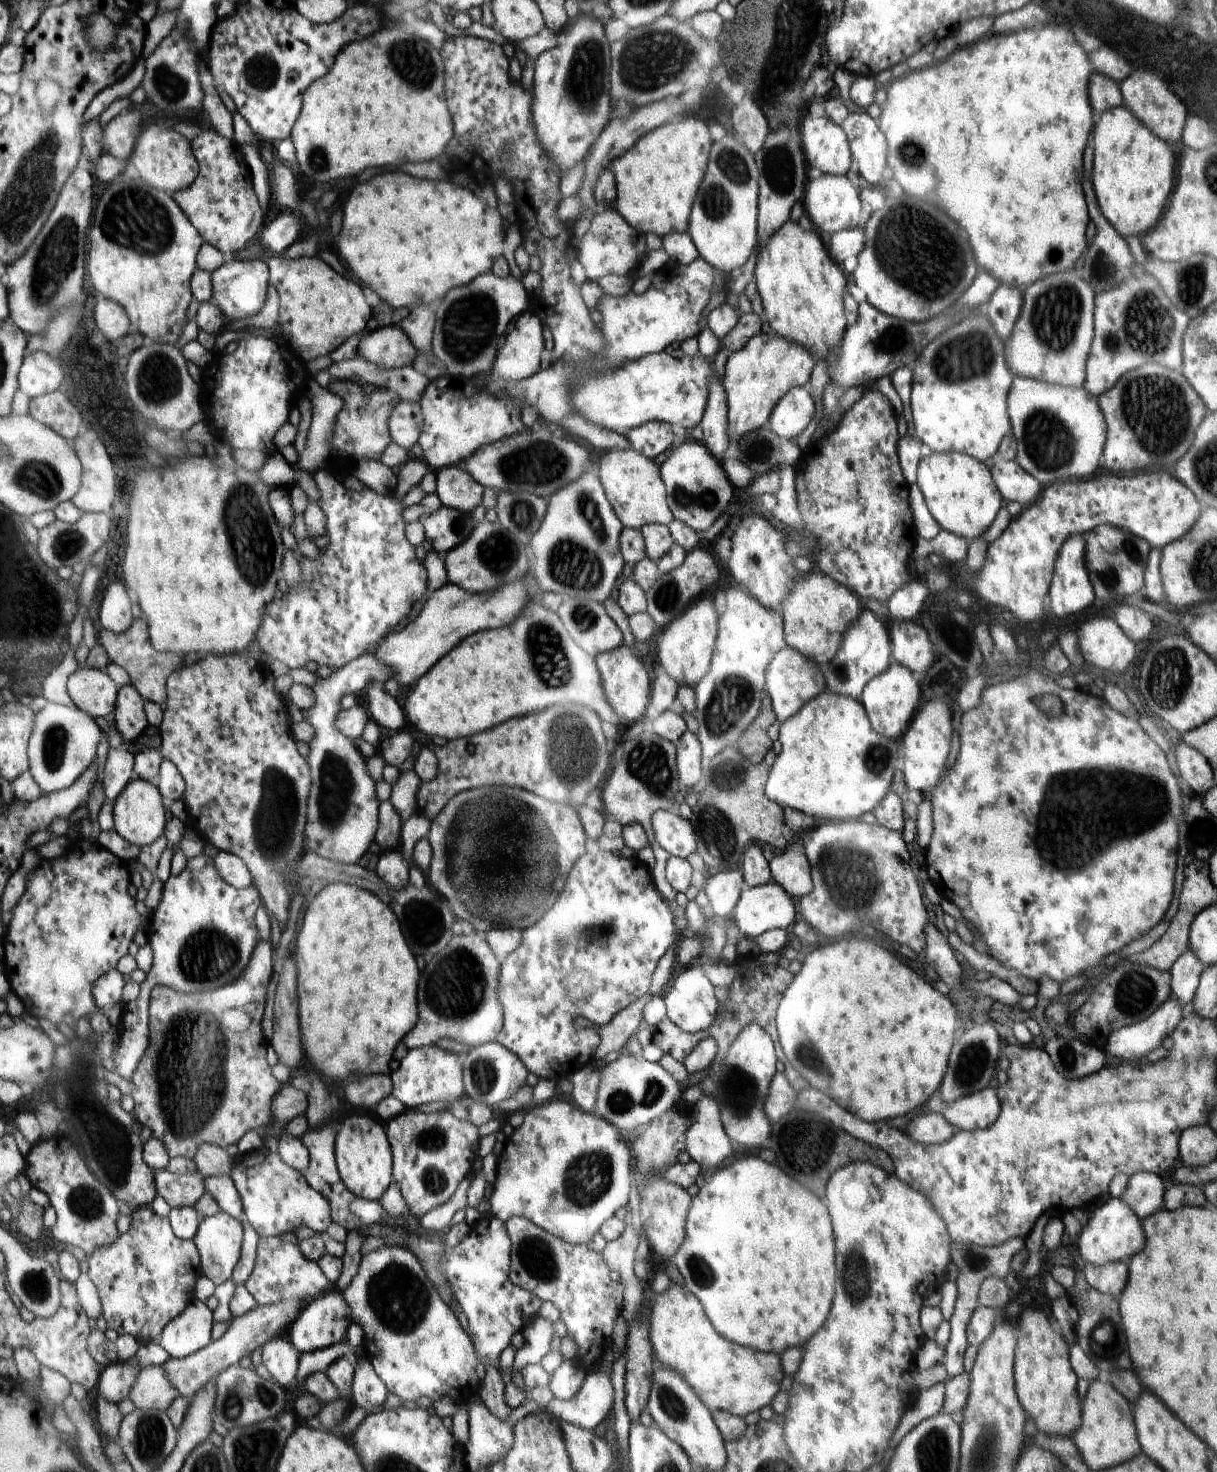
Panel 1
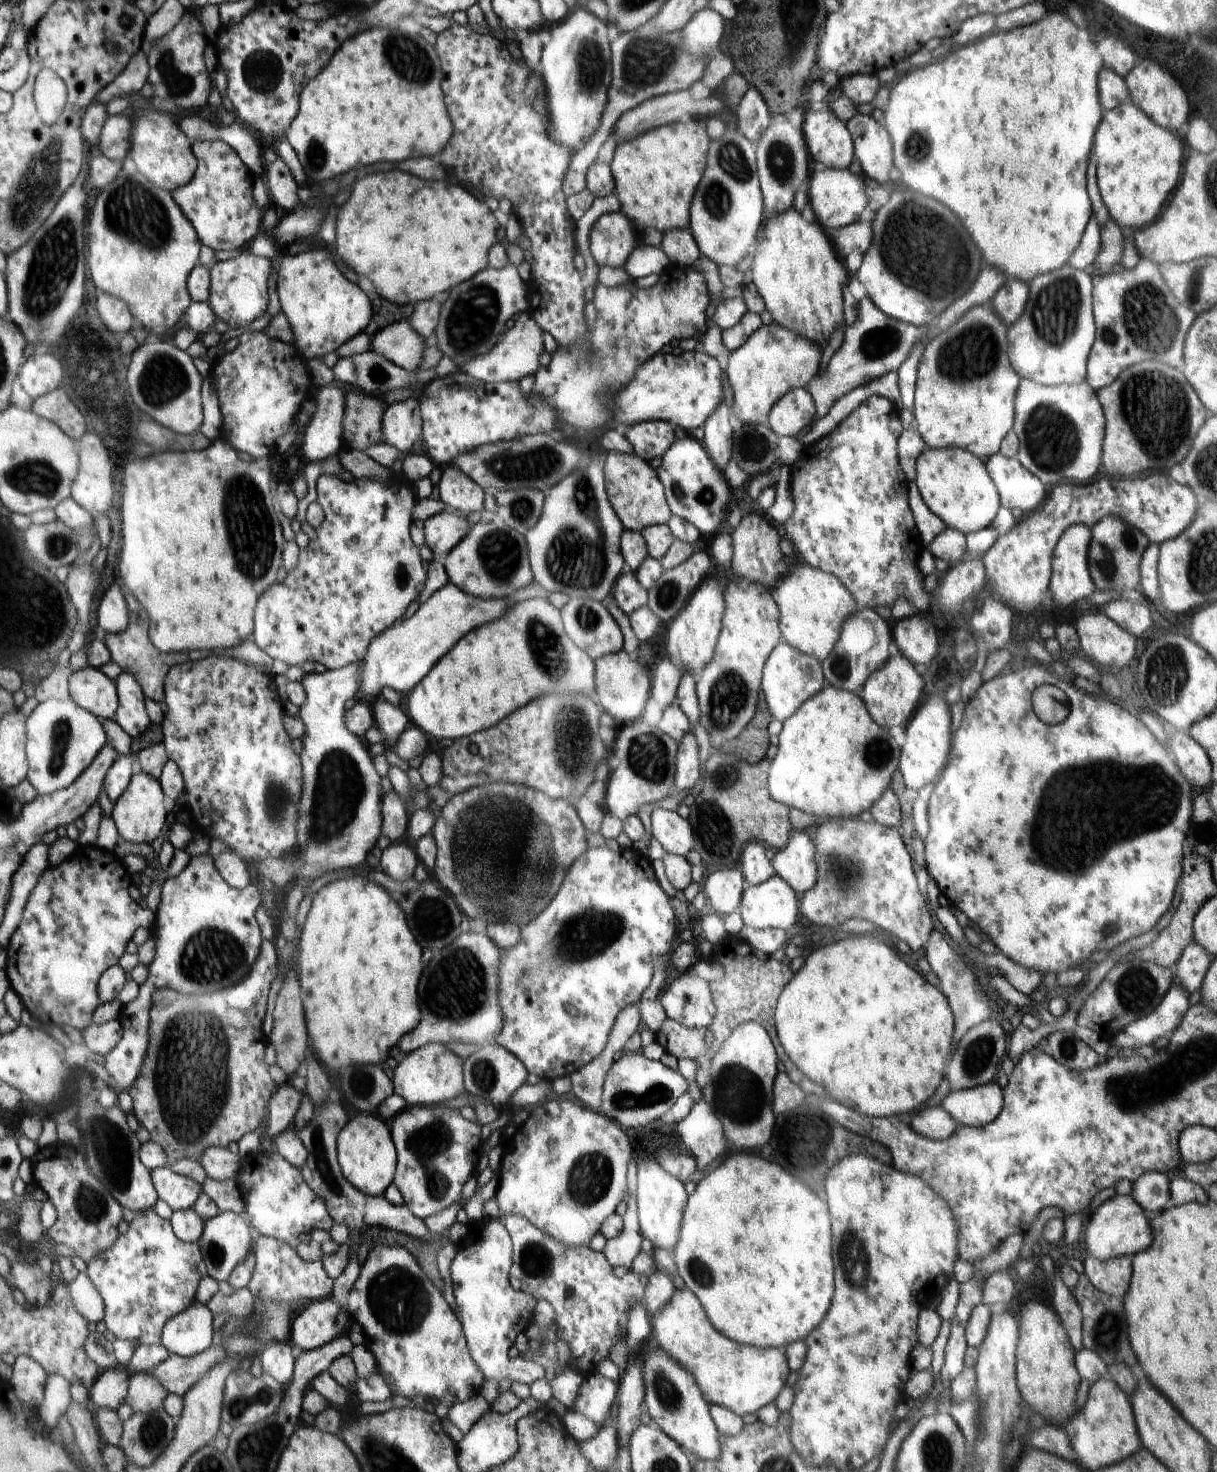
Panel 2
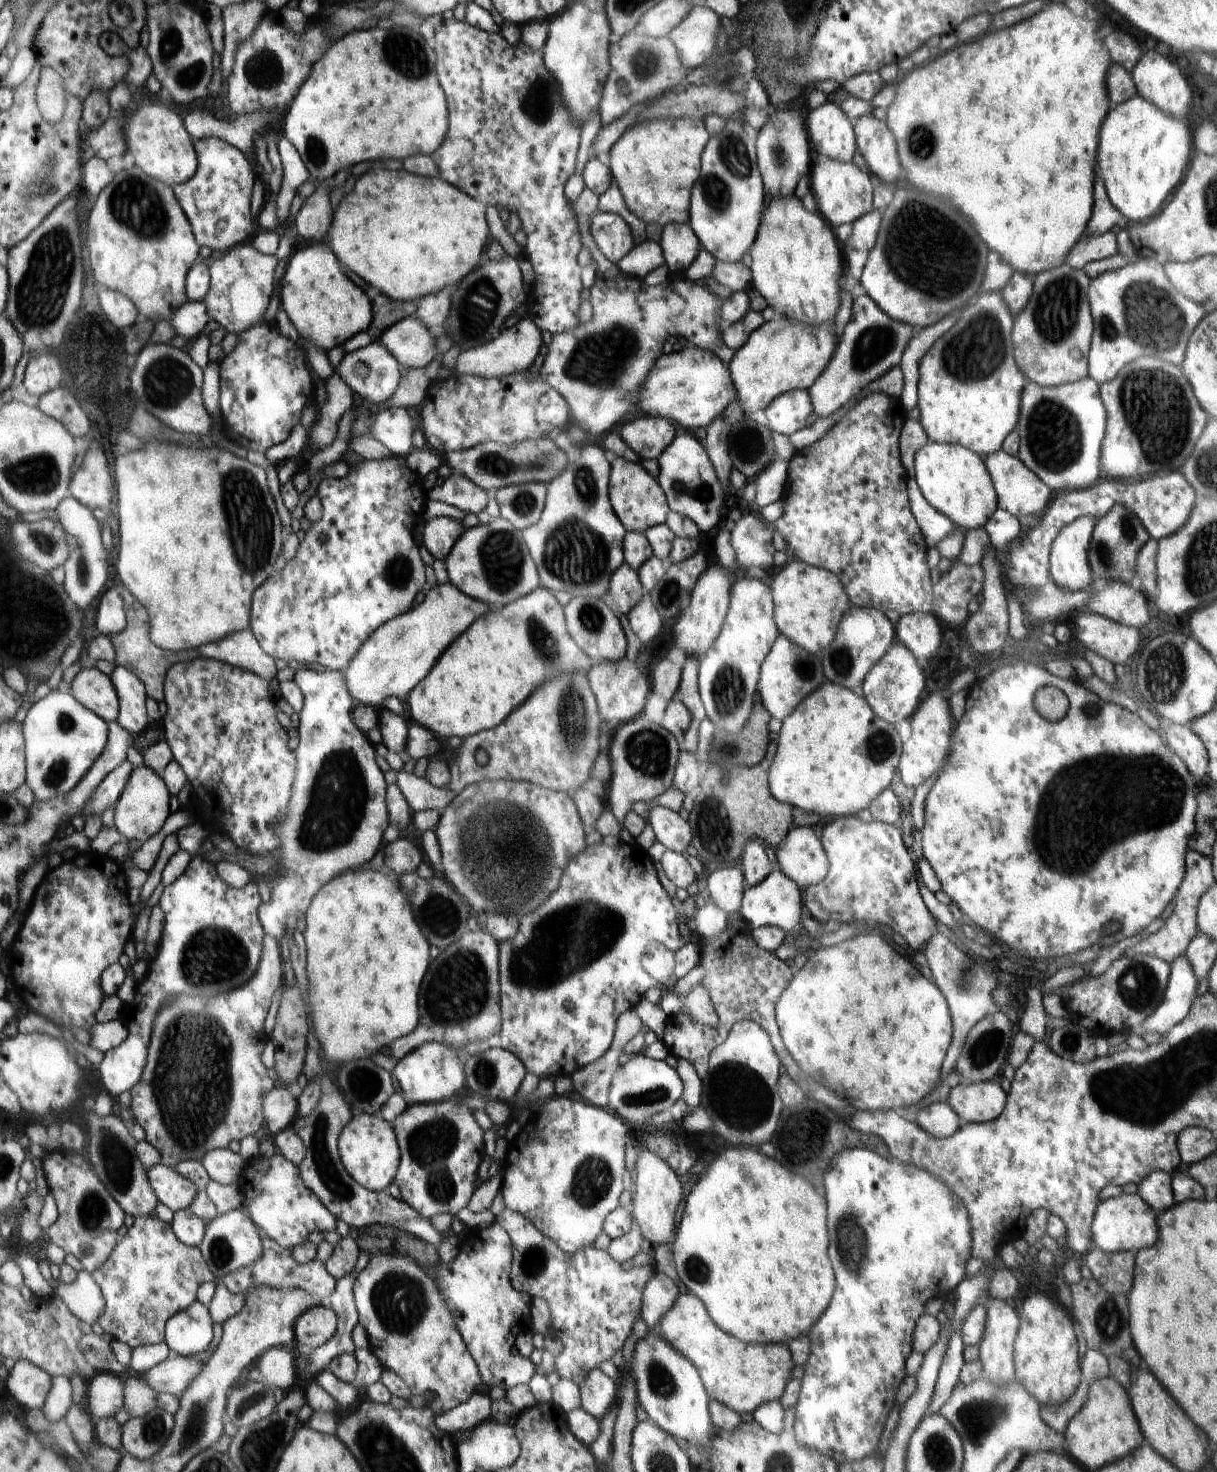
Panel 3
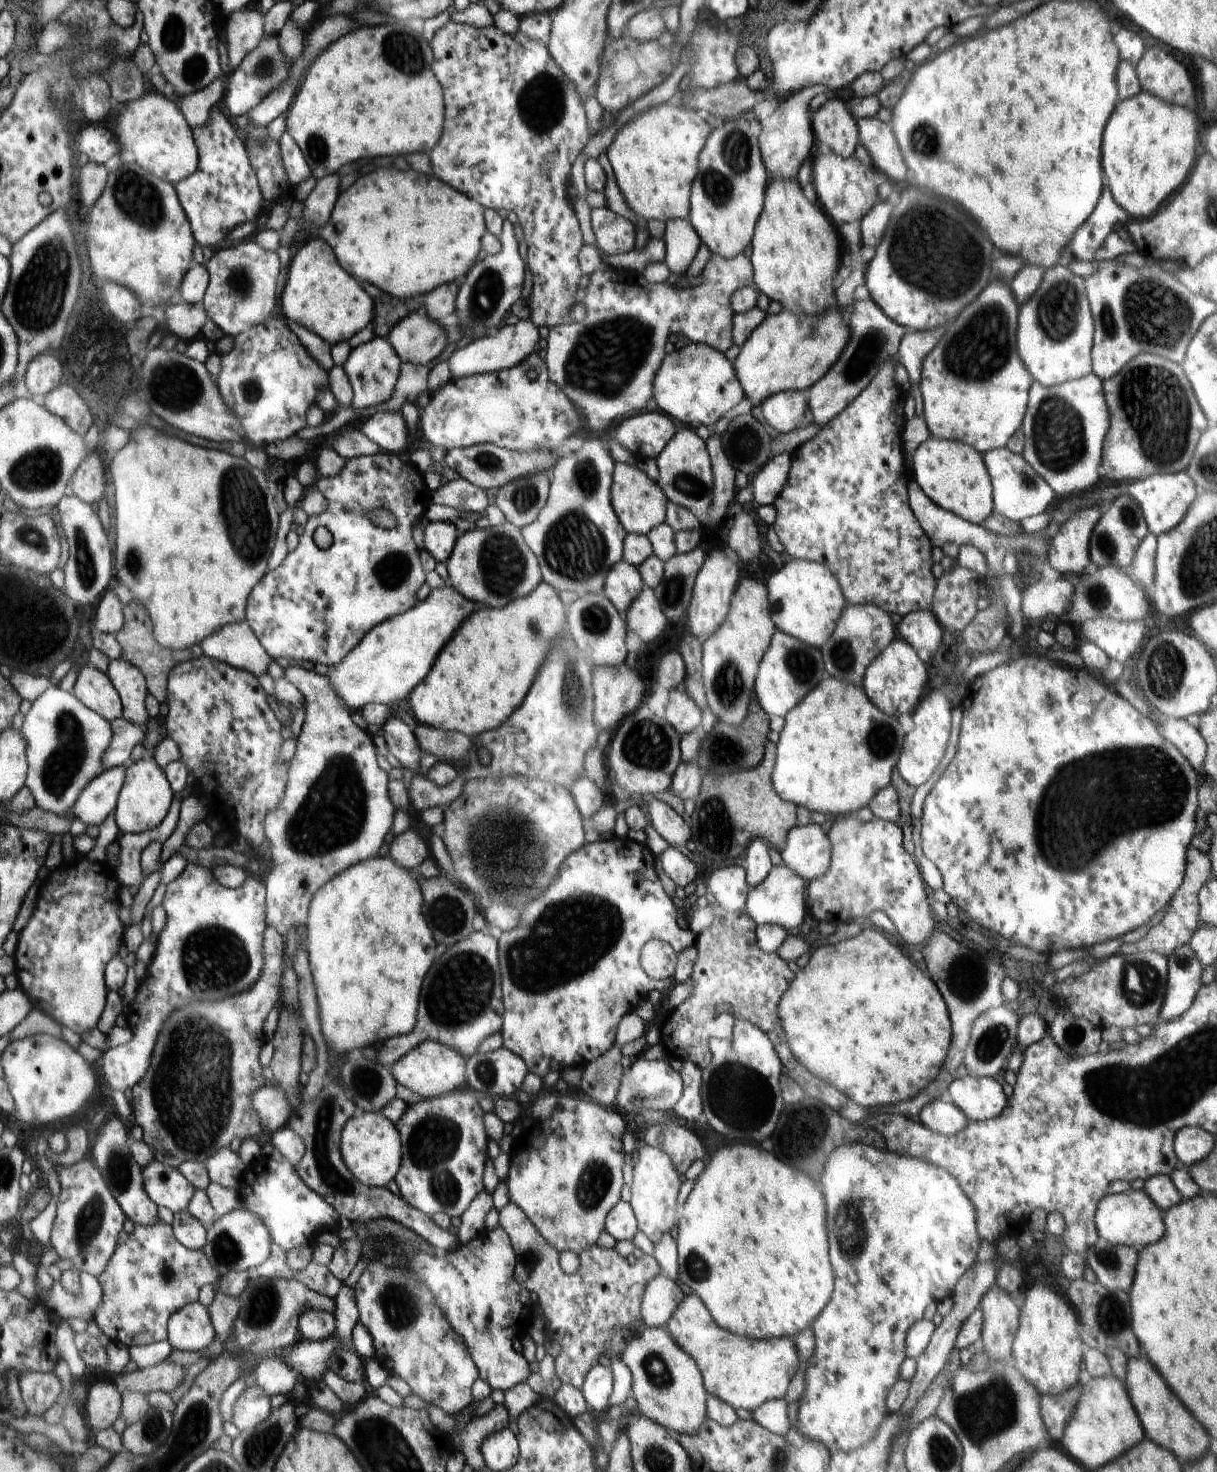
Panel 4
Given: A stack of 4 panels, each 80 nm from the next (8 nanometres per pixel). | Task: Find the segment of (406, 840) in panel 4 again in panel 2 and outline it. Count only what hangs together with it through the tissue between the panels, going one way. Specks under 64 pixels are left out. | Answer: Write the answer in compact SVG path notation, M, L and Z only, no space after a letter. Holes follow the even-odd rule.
M402 841L383 850L379 868L395 881L406 882L413 877L419 862L416 850Z

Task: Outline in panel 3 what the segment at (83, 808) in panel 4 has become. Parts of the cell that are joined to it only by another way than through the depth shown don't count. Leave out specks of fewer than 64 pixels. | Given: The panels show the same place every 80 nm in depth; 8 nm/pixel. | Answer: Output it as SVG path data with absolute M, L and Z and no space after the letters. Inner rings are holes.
M128 760L124 762L122 766L118 766L107 778L102 782L98 794L94 796L92 804L88 806L88 810L84 812L84 817L91 816L92 814L103 815L106 809L110 806L117 805L117 803L122 799L122 794L130 782L130 776L134 772L134 766L132 762Z

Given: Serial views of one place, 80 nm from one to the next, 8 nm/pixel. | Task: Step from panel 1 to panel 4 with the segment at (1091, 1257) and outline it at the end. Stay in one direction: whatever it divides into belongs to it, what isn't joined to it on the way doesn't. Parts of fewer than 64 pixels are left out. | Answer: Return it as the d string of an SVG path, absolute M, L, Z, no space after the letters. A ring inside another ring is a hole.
M1130 1188L1121 1194L1104 1196L1099 1204L1099 1213L1096 1215L1095 1222L1100 1237L1106 1242L1132 1246L1139 1254L1144 1246L1154 1244L1164 1236L1163 1213L1144 1190Z

